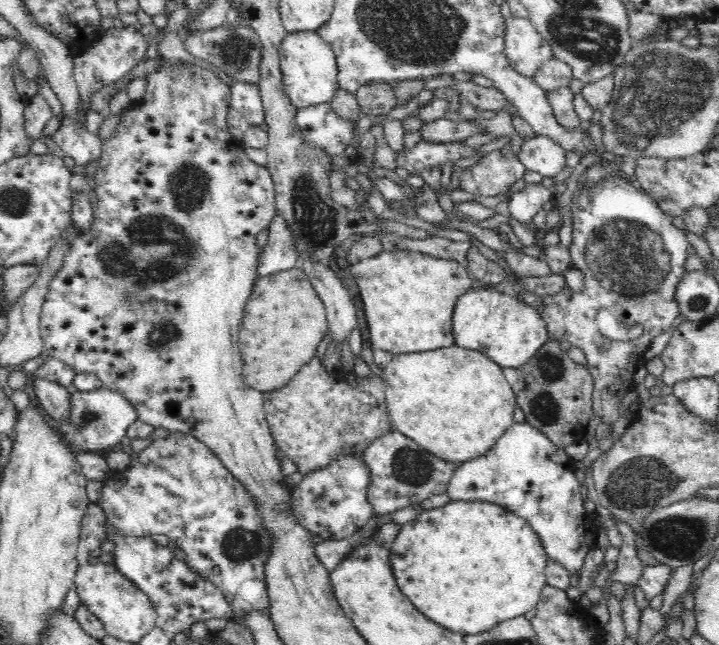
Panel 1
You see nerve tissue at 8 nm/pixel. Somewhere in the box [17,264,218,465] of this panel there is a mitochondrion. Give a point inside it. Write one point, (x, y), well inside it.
(86, 420)

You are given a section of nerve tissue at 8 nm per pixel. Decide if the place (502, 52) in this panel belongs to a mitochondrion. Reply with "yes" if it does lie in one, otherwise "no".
no

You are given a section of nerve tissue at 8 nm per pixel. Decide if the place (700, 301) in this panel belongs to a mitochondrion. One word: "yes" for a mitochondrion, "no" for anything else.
yes

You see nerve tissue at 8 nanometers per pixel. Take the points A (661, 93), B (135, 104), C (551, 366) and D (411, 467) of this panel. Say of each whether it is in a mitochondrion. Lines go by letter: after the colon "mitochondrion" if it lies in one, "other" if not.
A: mitochondrion
B: other
C: mitochondrion
D: mitochondrion

